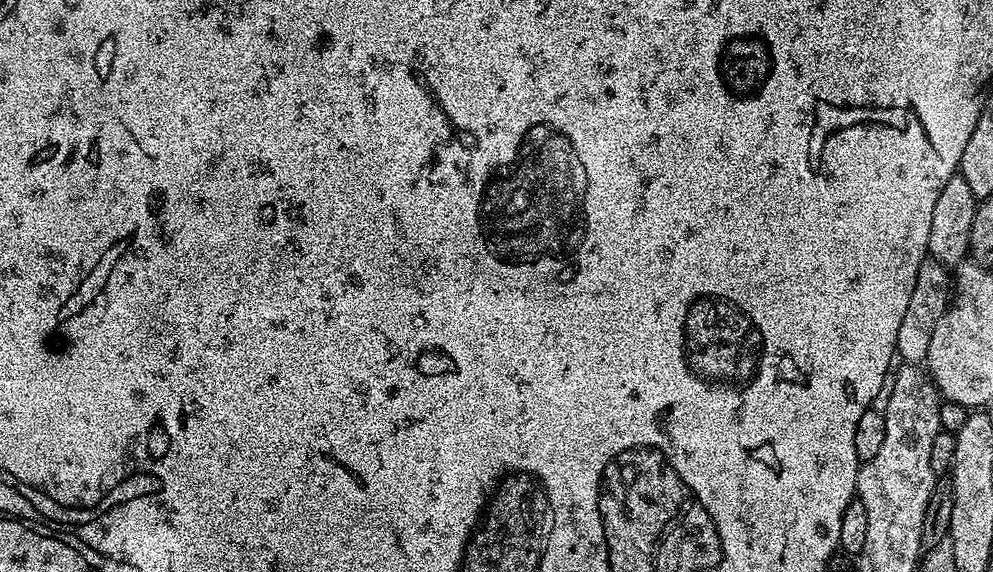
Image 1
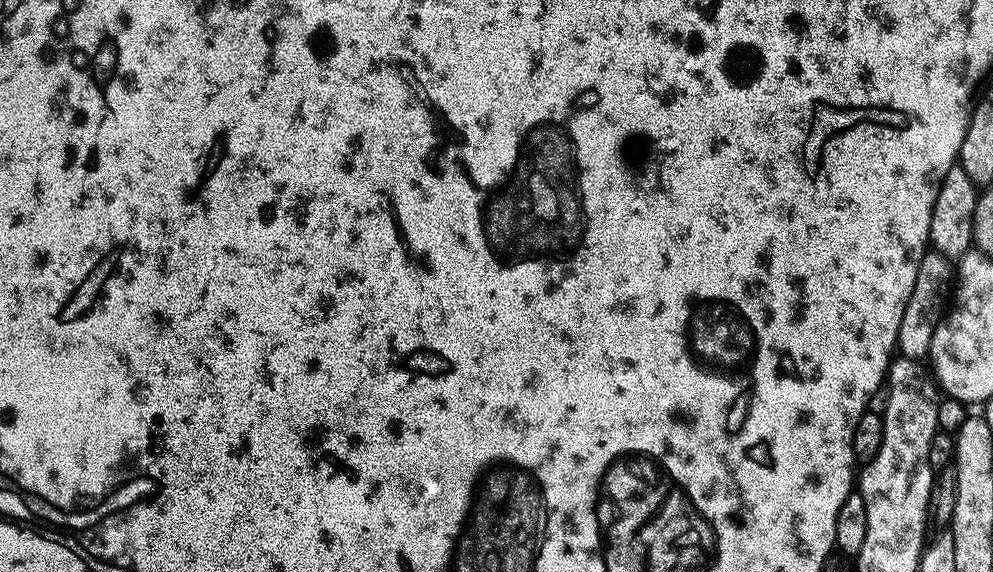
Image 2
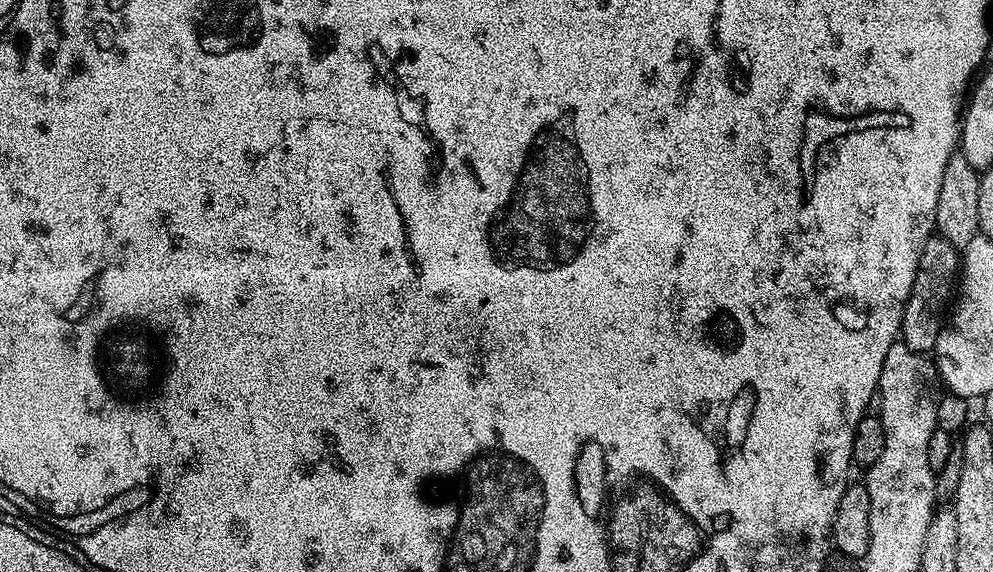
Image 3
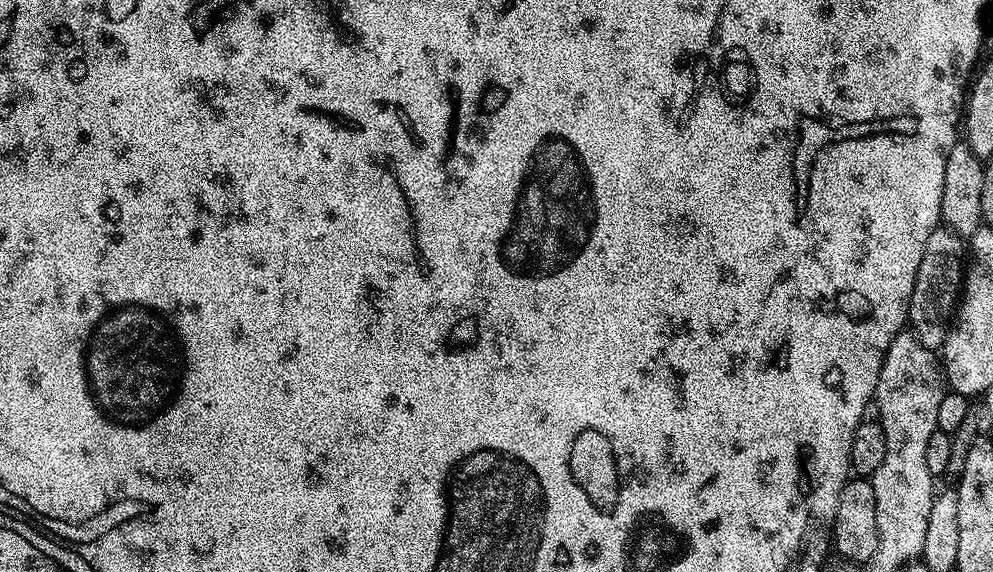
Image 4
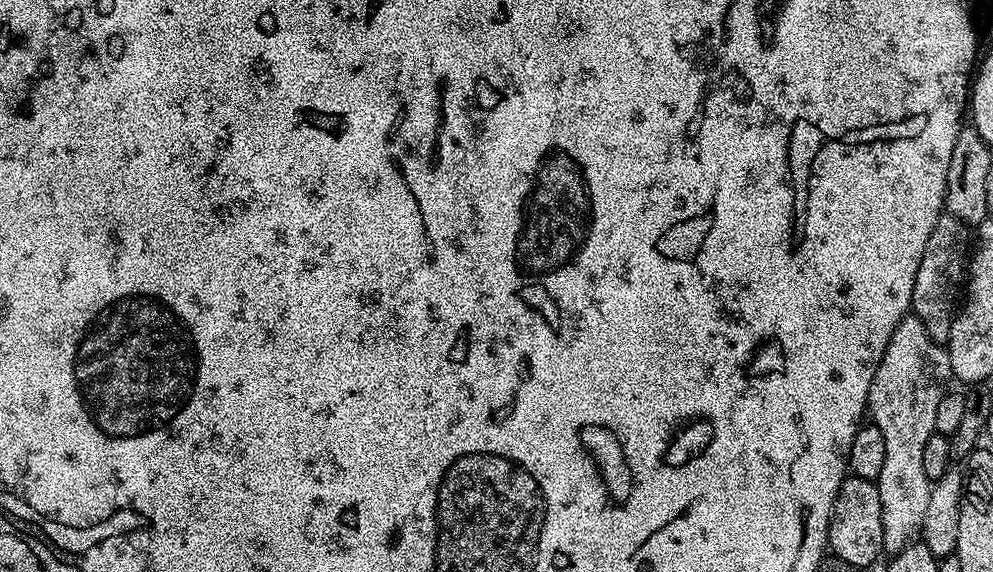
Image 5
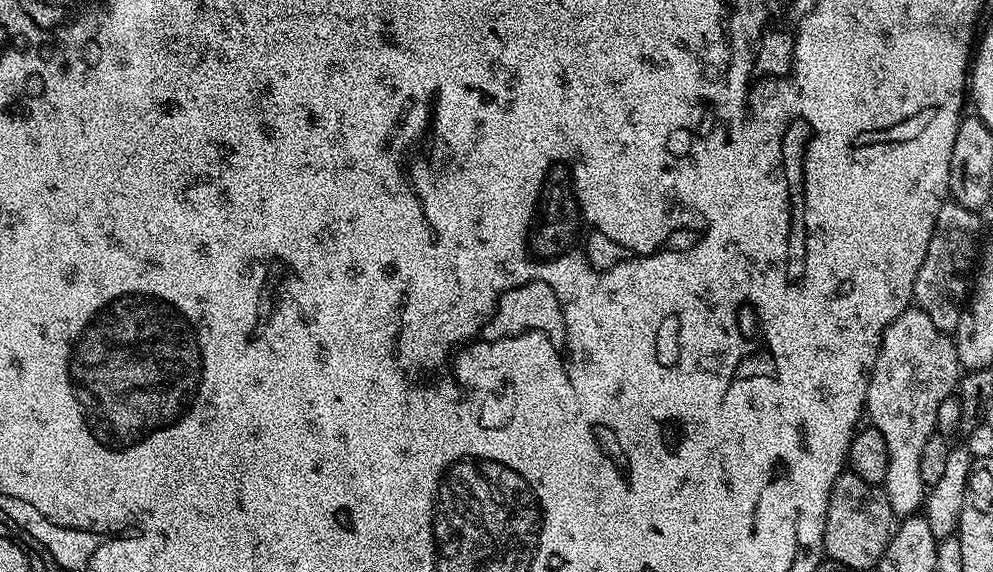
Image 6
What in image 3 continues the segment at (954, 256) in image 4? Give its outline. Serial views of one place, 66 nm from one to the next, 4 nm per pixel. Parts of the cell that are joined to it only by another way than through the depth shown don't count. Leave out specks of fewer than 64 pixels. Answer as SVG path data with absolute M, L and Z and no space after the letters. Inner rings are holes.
M934 234L928 239L926 246L922 246L922 258L918 258L918 270L914 274L914 286L910 290L910 298L906 302L906 310L902 314L899 335L899 339L906 346L910 346L910 350L928 354L935 349L940 331L946 326L946 313L953 303L961 272L961 249L946 242L946 238Z

